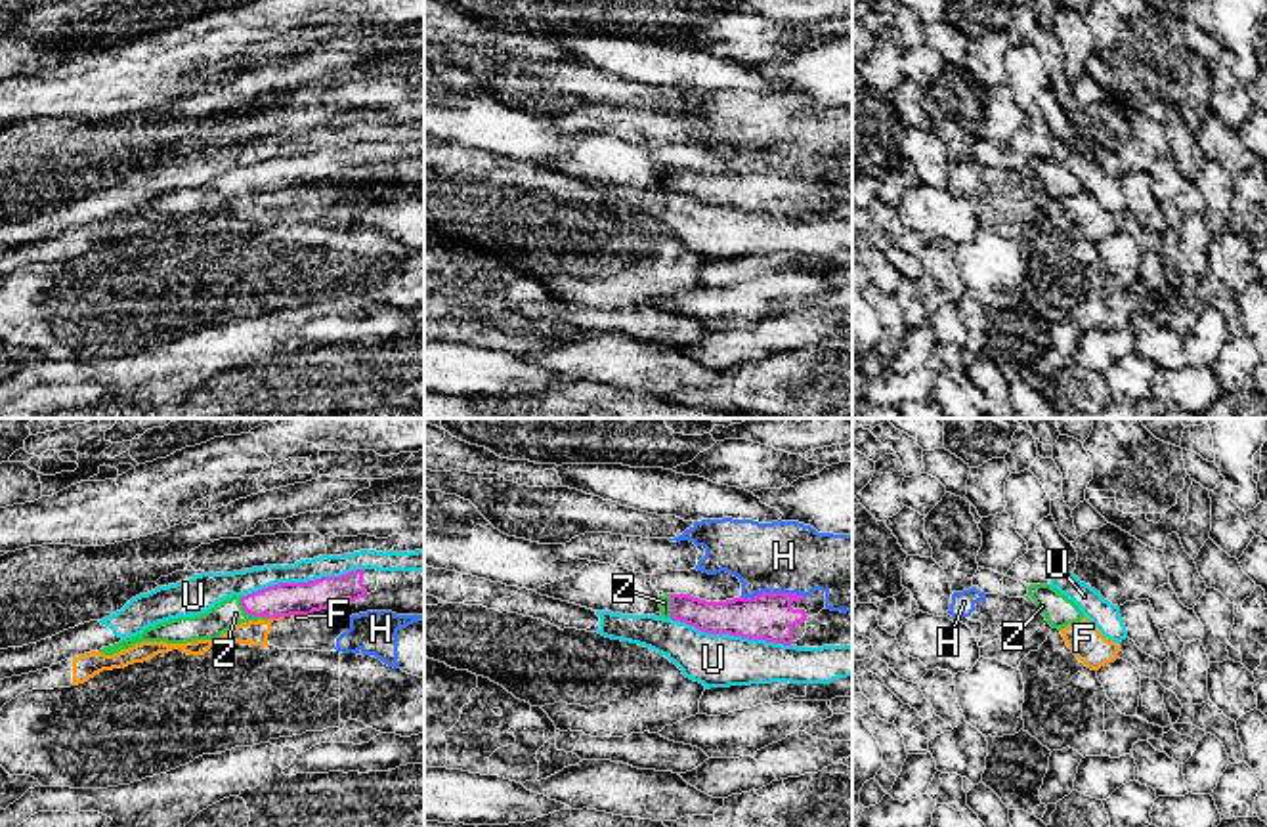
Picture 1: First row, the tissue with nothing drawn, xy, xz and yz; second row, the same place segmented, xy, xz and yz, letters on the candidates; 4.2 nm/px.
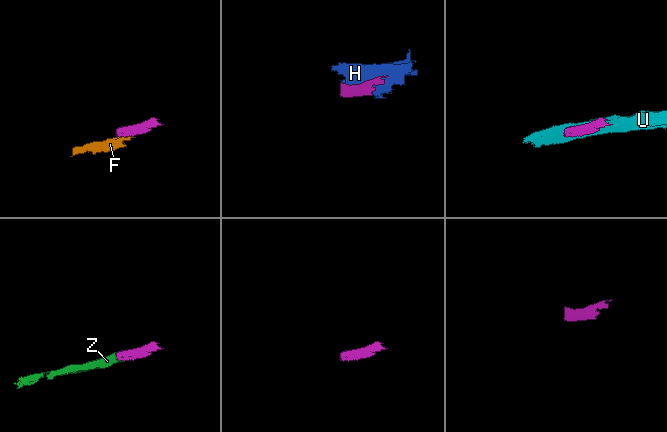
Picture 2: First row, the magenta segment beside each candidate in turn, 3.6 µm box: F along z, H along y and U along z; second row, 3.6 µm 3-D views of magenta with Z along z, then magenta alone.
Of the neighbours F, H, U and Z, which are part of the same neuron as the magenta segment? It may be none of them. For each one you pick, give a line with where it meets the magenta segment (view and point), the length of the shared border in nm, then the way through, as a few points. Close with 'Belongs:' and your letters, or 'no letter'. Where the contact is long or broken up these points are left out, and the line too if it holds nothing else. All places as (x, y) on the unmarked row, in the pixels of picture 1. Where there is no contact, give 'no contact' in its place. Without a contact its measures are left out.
Z: xy (251, 186) | 150 nm | across xy (287, 170), (260, 176), (251, 186), (226, 186), (218, 191)
Belongs: Z

